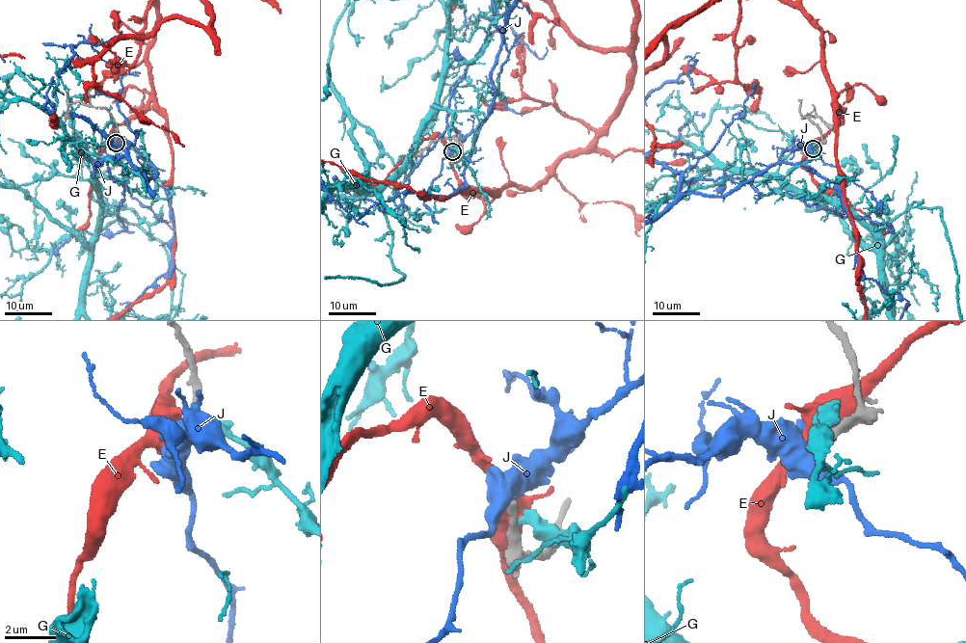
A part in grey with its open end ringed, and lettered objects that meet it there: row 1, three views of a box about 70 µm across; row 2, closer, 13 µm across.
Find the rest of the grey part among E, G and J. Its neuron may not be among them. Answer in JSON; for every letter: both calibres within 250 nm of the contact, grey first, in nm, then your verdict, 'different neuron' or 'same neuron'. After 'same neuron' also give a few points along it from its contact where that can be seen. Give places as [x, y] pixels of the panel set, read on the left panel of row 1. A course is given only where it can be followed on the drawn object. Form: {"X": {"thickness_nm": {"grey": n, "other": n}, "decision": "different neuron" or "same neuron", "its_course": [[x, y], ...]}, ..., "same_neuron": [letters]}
{"E": {"thickness_nm": {"grey": 380, "other": 700}, "decision": "different neuron"}, "G": {"thickness_nm": {"grey": 280, "other": 240}, "decision": "different neuron"}, "J": {"thickness_nm": {"grey": 320, "other": 500}, "decision": "different neuron"}, "same_neuron": []}

